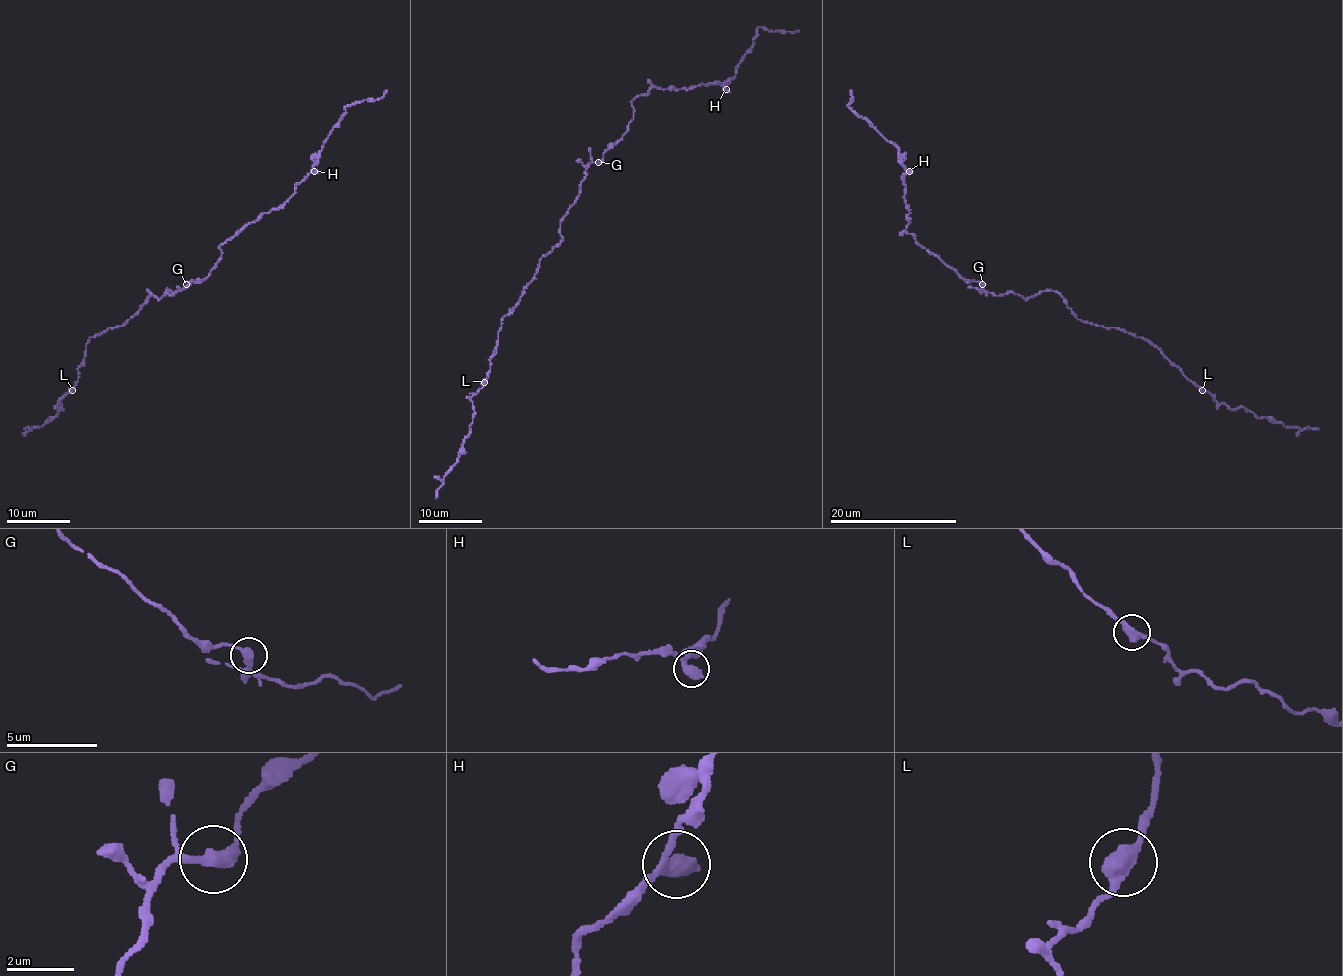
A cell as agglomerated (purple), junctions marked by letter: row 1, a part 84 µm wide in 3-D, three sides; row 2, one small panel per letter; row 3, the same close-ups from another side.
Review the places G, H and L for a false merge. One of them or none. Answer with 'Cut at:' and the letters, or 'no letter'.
Cut at: no letter

